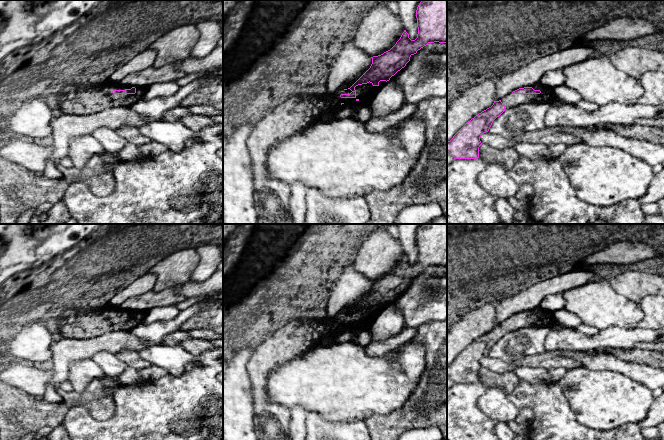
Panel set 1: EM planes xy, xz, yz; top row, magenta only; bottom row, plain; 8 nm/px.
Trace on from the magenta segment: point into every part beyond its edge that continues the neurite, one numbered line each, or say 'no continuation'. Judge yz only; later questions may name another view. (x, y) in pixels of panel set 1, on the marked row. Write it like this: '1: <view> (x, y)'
1: yz (511, 100)

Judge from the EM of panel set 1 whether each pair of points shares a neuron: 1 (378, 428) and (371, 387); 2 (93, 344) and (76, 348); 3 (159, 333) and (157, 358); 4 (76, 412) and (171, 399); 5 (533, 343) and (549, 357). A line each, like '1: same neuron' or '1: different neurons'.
1: different neurons
2: same neuron
3: different neurons
4: same neuron
5: different neurons

